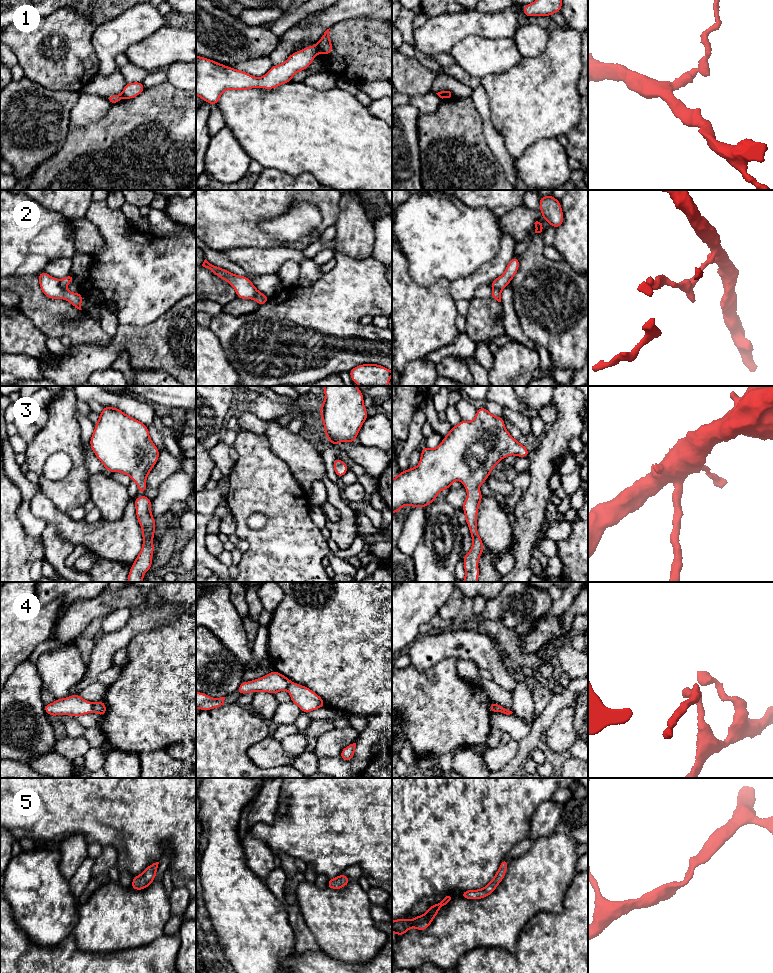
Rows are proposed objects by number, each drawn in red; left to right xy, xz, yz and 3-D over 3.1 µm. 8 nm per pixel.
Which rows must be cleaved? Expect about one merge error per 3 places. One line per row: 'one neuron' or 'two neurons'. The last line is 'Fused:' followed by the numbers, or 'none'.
1: two neurons
2: two neurons
3: one neuron
4: two neurons
5: one neuron
Fused: 1, 2, 4

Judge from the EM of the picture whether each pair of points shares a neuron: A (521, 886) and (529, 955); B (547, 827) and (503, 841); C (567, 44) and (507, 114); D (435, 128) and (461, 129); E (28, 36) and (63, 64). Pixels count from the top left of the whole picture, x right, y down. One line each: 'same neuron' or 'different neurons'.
A: different neurons
B: different neurons
C: same neuron
D: same neuron
E: same neuron

